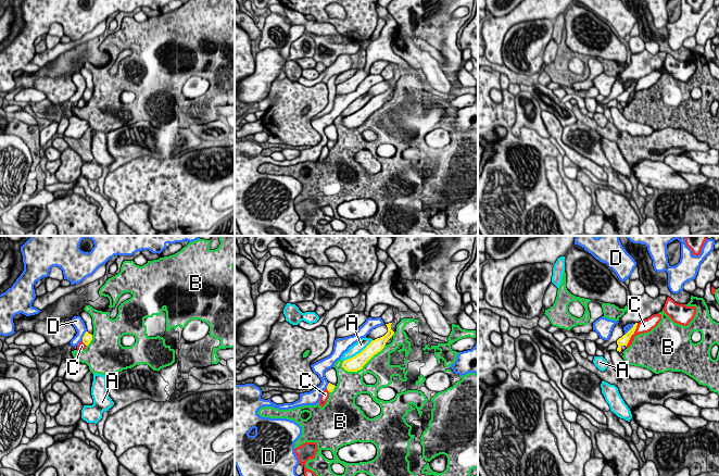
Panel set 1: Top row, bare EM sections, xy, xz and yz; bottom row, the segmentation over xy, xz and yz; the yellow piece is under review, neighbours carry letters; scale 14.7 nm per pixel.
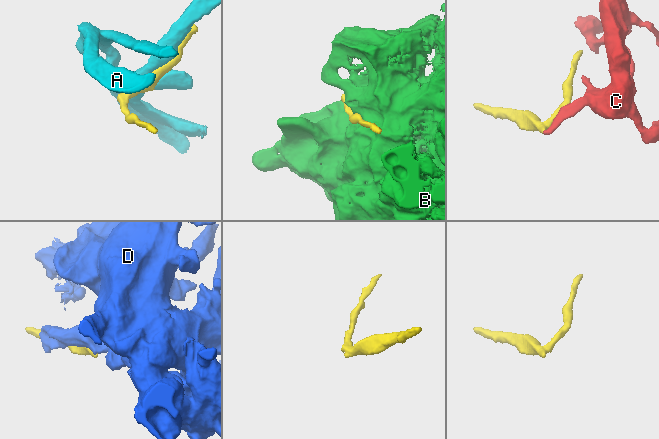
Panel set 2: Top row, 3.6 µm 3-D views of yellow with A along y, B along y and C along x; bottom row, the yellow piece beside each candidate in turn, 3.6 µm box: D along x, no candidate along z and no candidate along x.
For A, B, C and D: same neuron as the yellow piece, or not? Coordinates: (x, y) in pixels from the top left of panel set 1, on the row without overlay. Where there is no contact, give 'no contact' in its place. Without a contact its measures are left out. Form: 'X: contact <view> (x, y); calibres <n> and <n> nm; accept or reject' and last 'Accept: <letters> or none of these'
A: contact xz (358, 110); calibres 220 and 160 nm; reject
B: contact xz (363, 122); calibres 220 and 320 nm; reject
C: contact yz (632, 90); calibres 140 and 190 nm; accept
D: contact xy (84, 91); calibres 140 and 160 nm; reject
Accept: C

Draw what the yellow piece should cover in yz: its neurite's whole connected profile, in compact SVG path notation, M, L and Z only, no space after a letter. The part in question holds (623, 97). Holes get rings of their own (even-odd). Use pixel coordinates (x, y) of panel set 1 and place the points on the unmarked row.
M657 70L648 74L647 76L644 76L640 79L635 79L633 84L621 95L617 97L617 108L621 108L621 103L626 102L627 105L632 101L634 93L640 90L648 89L653 85L655 85L658 79L661 77L661 71Z

